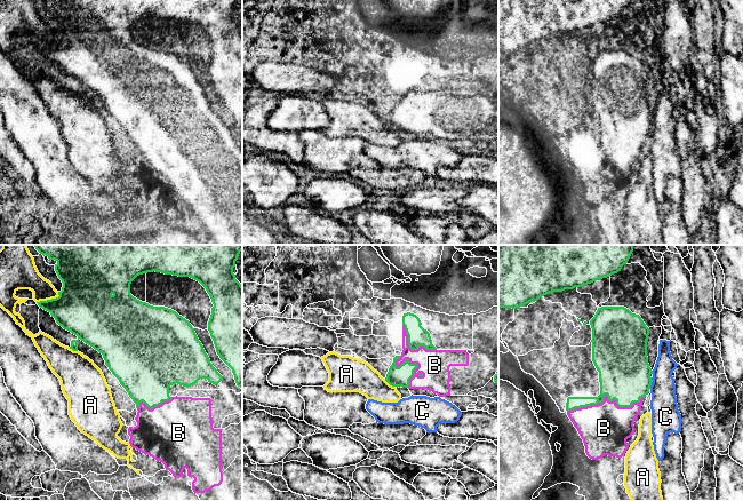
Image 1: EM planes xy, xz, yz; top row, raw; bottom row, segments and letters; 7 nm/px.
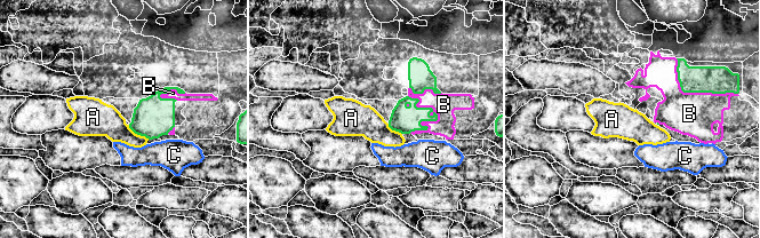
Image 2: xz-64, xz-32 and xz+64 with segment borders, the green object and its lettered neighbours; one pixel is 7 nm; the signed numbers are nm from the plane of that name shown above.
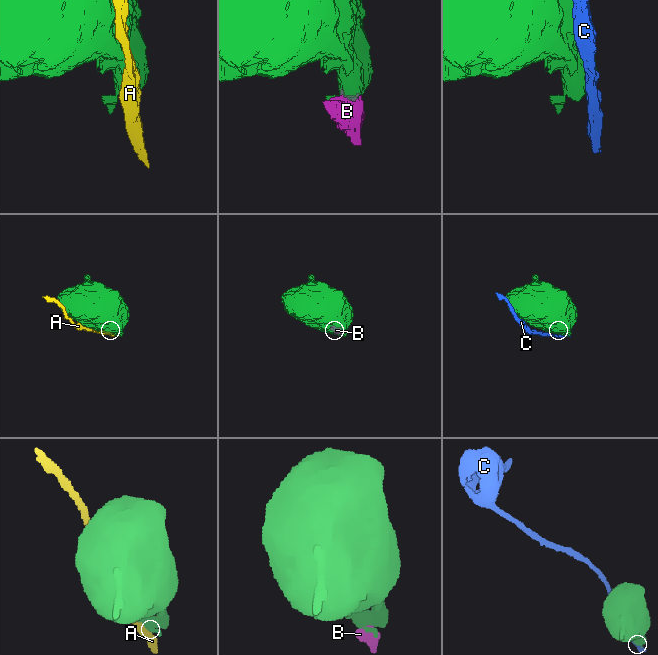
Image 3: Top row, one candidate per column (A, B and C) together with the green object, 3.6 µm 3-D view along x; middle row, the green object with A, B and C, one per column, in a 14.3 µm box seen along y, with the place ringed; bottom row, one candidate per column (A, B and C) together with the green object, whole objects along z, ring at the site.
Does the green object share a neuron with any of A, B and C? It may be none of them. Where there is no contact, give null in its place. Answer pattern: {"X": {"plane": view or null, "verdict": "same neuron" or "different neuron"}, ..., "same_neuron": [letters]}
{"A": {"plane": "xy", "verdict": "different neuron"}, "B": {"plane": "yz", "verdict": "same neuron"}, "C": {"plane": "yz", "verdict": "different neuron"}, "same_neuron": ["B"]}

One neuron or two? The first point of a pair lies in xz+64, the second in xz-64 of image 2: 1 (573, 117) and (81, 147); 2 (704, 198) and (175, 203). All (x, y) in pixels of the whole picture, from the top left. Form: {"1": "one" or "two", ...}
{"1": "two", "2": "one"}

